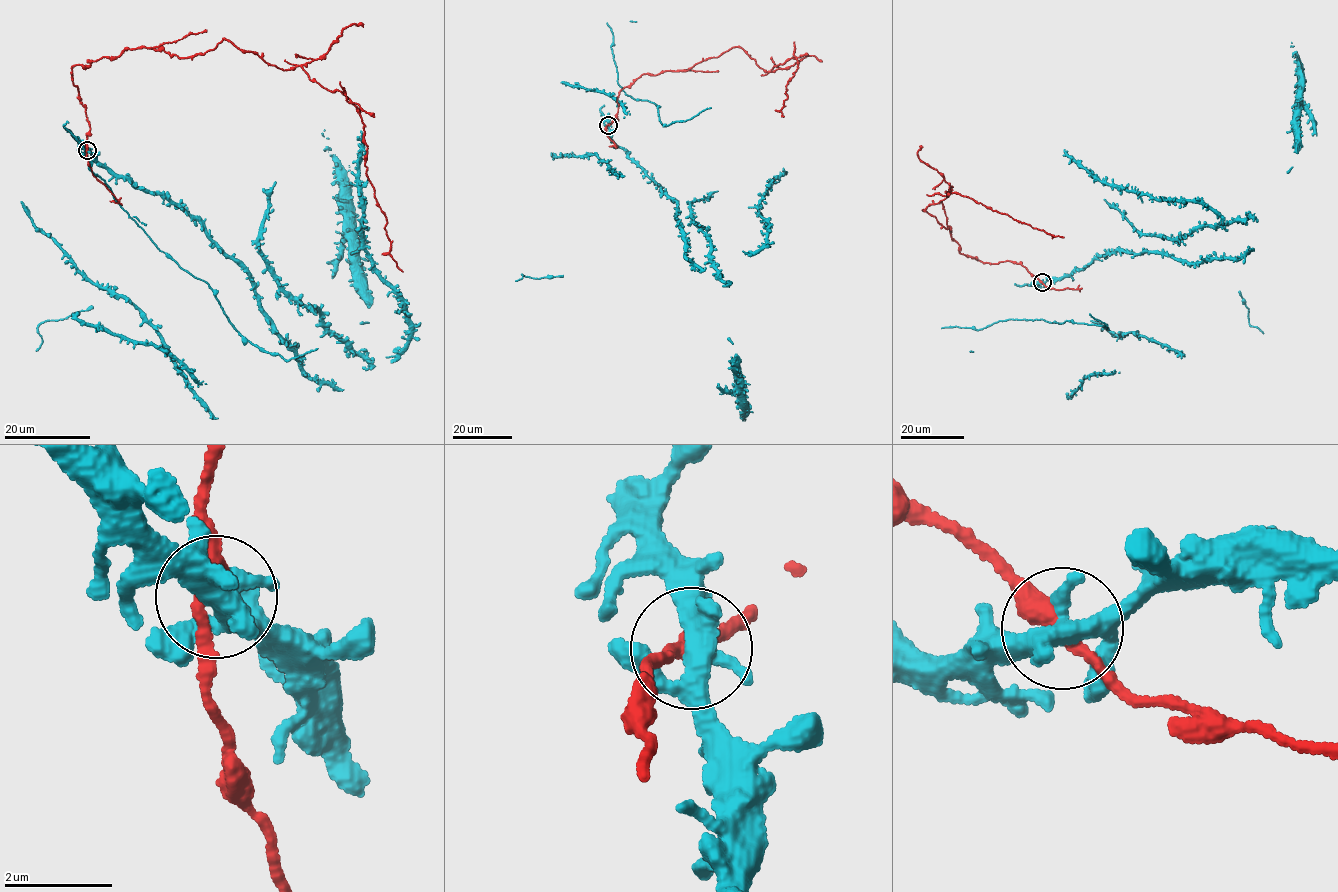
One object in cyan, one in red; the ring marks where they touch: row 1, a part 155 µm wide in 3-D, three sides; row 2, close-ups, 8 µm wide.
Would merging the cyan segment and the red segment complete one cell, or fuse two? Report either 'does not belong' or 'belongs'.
does not belong

